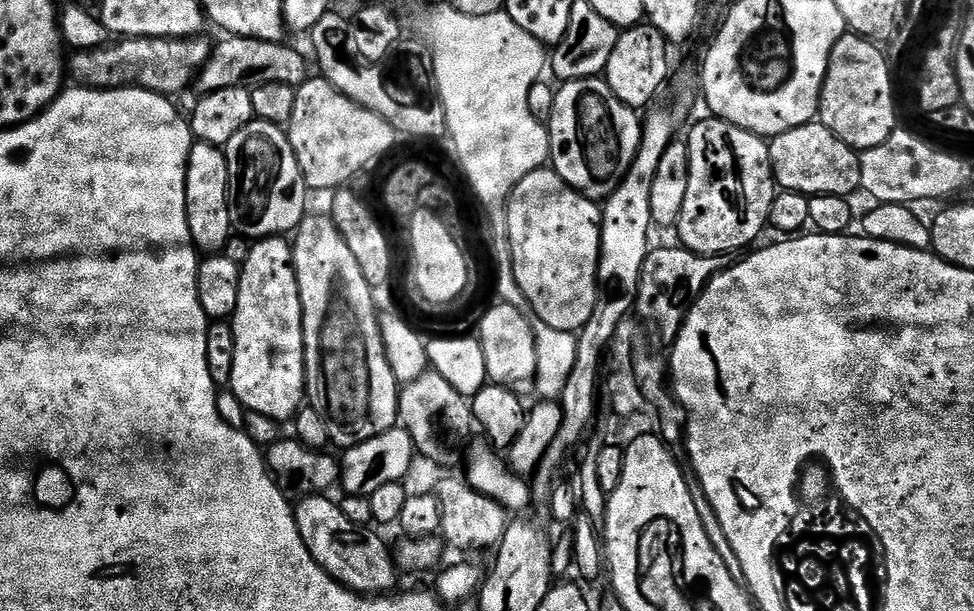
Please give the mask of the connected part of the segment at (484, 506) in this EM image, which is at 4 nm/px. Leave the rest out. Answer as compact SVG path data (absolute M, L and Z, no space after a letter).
M444 474L444 477L437 482L436 488L434 487L435 498L442 510L439 535L442 537L445 545L449 549L457 548L460 552L480 552L483 548L495 549L499 545L500 539L504 536L505 530L508 529L510 523L509 513L505 512L502 505L494 498L490 498L469 486L467 479L460 477L459 480L456 476L448 475L452 474Z

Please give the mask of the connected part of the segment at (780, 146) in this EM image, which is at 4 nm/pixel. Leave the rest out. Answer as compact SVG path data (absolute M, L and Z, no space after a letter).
M813 122L803 124L786 134L771 137L768 145L772 172L776 183L783 191L801 192L803 196L834 194L851 197L852 192L861 191L860 158L856 149L846 146L826 125Z

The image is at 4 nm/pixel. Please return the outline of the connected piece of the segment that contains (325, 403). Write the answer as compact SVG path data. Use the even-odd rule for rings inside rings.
M305 215L303 222L296 227L296 231L290 240L292 246L292 265L298 278L298 290L300 291L300 301L302 302L302 322L304 323L304 378L306 381L306 396L310 401L310 406L322 414L322 418L328 427L328 438L333 445L337 444L340 450L347 450L382 434L386 430L397 427L400 414L400 388L394 378L394 370L386 358L386 346L382 338L380 329L381 313L376 312L377 297L372 295L370 286L366 282L366 277L362 274L362 269L358 267L358 258L354 258L354 253L350 251L350 246L342 238L338 226L333 222L331 215L312 216Z

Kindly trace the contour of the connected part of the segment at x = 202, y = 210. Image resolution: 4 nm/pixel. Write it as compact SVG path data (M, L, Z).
M193 143L186 170L186 214L188 225L192 235L192 243L204 254L223 253L228 245L229 236L234 229L230 218L230 206L228 205L228 159L224 157L224 148L214 144Z

